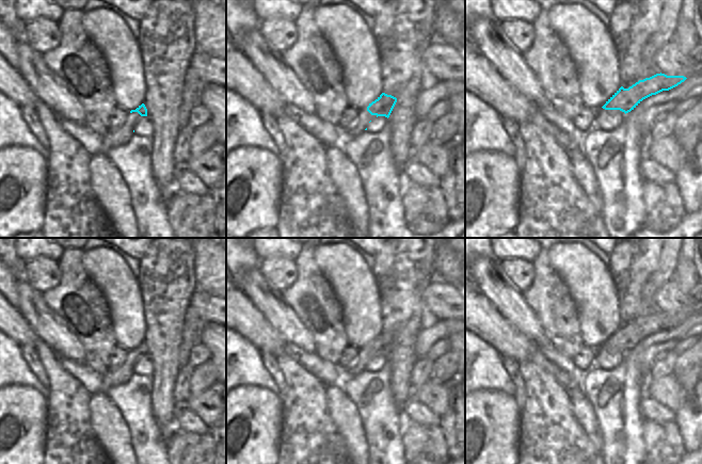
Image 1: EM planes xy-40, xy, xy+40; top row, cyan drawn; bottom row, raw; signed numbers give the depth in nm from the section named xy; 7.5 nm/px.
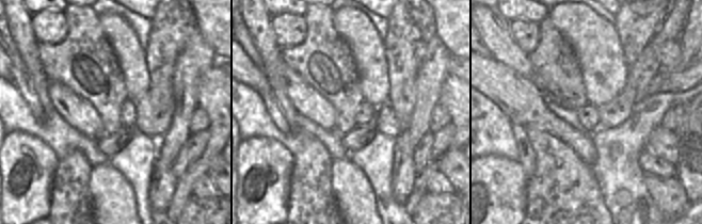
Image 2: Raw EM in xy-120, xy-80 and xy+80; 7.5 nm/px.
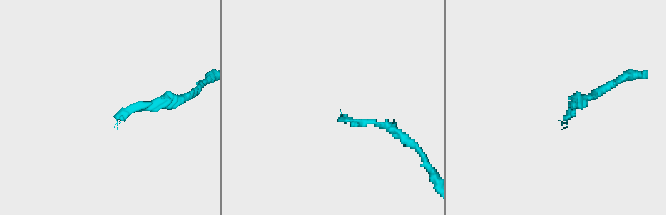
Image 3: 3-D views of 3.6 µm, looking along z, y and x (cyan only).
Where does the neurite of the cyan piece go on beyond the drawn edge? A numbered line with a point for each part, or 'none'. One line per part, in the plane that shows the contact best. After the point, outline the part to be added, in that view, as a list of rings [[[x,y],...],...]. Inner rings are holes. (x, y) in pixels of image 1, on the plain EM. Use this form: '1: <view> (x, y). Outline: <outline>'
1: xy (364, 355). Outline: [[[367,347],[358,349],[358,361],[349,369],[349,370],[341,370],[342,377],[355,377],[363,372],[369,363],[370,359],[376,357],[377,354],[371,354]]]

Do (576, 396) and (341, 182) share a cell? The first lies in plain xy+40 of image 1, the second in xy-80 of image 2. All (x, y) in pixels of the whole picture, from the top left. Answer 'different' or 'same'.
same

